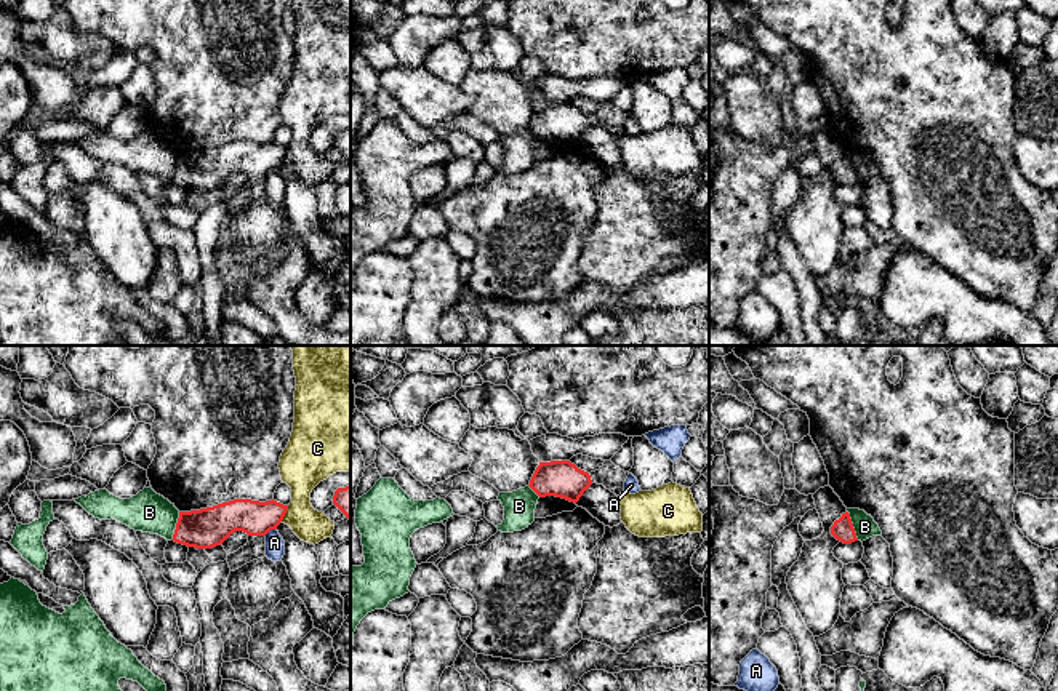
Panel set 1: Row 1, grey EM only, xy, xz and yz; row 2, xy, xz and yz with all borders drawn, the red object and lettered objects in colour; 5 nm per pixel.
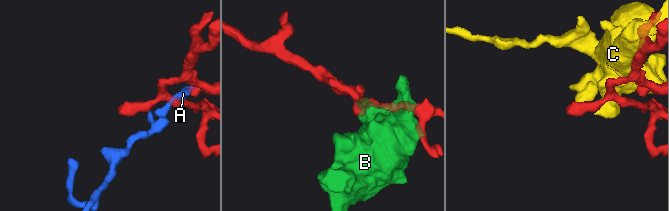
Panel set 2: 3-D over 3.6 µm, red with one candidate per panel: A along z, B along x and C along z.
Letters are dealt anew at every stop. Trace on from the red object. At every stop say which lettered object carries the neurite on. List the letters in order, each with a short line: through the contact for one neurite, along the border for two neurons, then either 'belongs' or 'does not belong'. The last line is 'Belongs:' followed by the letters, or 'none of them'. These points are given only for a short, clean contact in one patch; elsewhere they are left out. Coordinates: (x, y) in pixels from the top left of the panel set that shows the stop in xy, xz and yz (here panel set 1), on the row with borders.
A: xy (276, 528), (264, 535) | does not belong
B: yz (847, 511), (858, 539) | does not belong
C: does not belong
Belongs: none of them

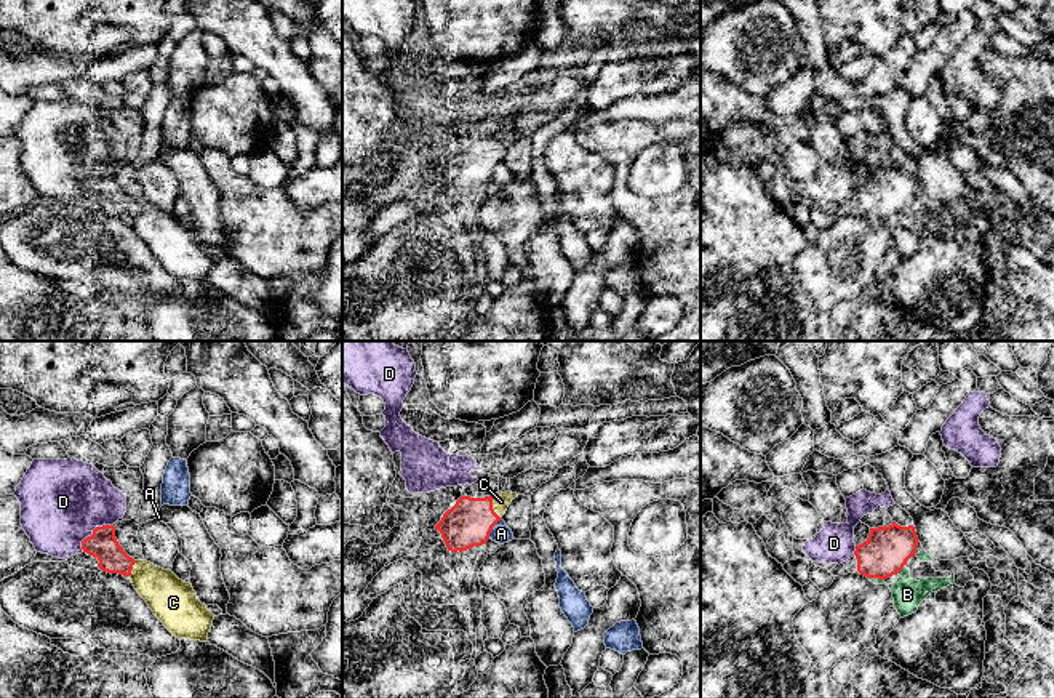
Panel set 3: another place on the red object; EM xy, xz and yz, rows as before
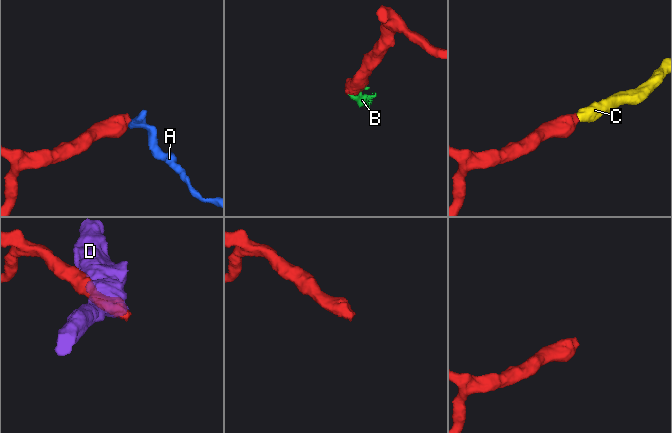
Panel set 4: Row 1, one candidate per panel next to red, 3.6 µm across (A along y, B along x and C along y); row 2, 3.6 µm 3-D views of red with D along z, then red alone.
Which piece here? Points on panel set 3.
A: xz (499, 519), (488, 537) | does not belong
B: yz (869, 577), (883, 580) | does not belong
C: xz (469, 522), (491, 506), (501, 501) | belongs
D: does not belong
Belongs: C

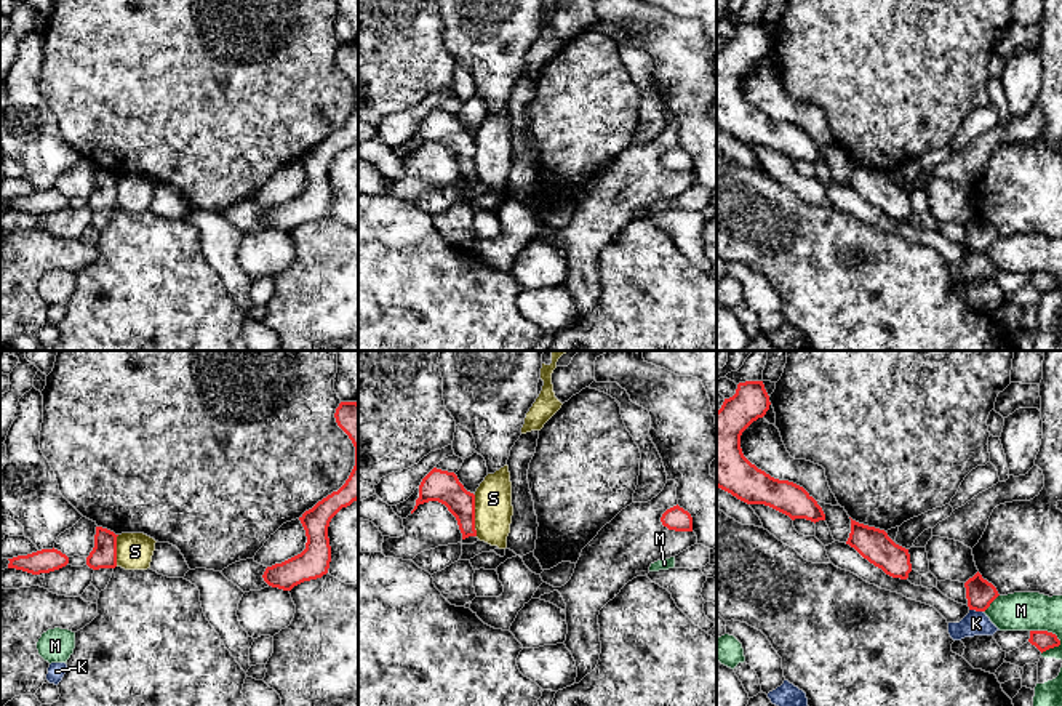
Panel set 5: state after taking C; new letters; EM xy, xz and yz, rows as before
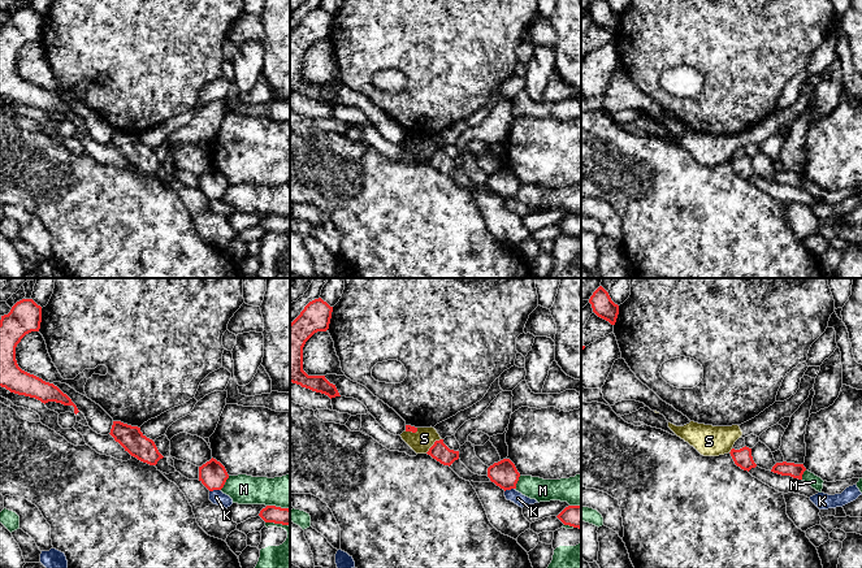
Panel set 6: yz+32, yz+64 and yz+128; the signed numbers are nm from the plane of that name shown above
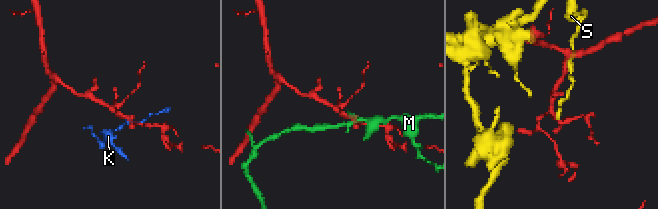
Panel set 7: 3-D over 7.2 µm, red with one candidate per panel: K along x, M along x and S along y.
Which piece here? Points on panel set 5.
K: yz (970, 609), (982, 612) | does not belong
M: does not belong
S: xz (474, 495), (474, 529), (477, 535) | does not belong
Belongs: none of them

